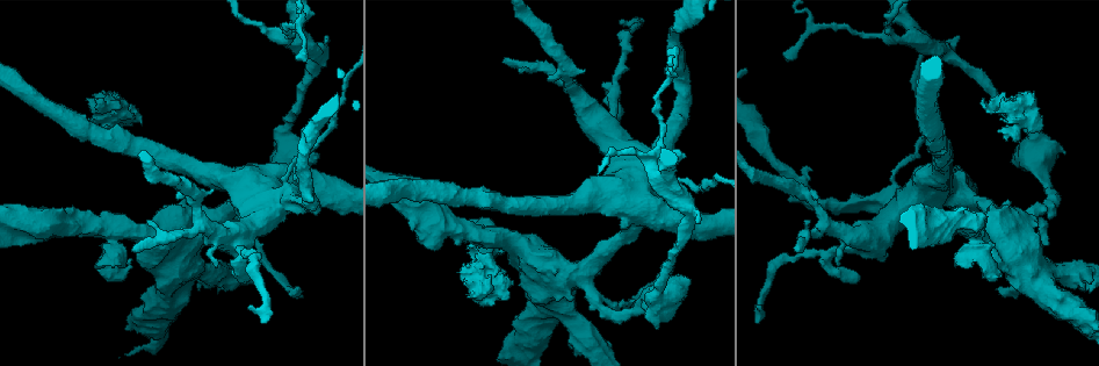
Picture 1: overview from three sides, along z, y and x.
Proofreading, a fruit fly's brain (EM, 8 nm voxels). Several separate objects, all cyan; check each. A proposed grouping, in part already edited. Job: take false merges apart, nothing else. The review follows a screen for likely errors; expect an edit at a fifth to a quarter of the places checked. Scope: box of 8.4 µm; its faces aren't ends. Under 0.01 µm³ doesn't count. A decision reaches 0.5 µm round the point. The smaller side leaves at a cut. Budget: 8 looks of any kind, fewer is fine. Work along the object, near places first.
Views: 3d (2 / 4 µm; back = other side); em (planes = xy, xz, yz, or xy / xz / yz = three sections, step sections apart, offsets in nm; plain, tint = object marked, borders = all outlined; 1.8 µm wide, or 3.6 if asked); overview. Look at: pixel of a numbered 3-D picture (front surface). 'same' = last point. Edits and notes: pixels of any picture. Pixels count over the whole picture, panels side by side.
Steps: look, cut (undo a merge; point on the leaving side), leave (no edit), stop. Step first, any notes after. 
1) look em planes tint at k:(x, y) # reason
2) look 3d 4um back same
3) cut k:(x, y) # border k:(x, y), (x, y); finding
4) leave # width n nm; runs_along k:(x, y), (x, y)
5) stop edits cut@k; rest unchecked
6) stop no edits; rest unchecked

look 3d 4um at 1:(955, 187) # thick turns thin

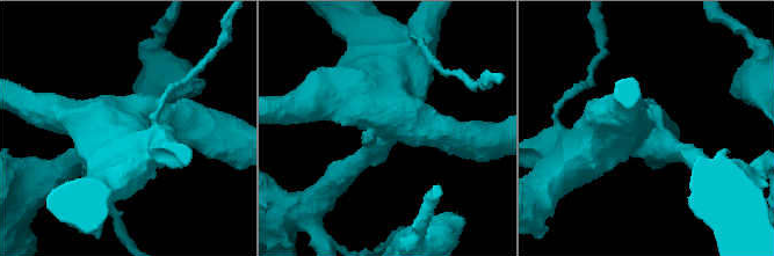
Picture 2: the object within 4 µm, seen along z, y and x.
look em 3.6um planes tint at 2:(643, 129)

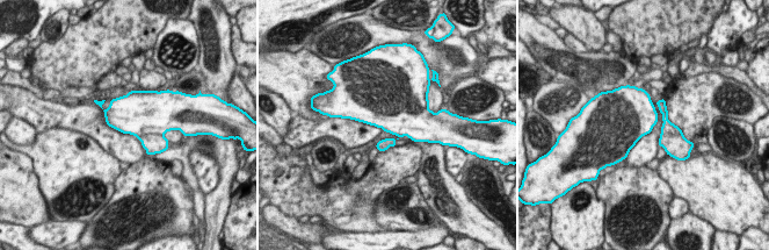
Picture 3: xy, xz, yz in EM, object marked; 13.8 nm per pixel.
cut 3:(145, 118) # border 3:(162, 135), (142, 135), (138, 137); a second neuron is stuck on

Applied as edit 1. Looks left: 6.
look overview # redraw

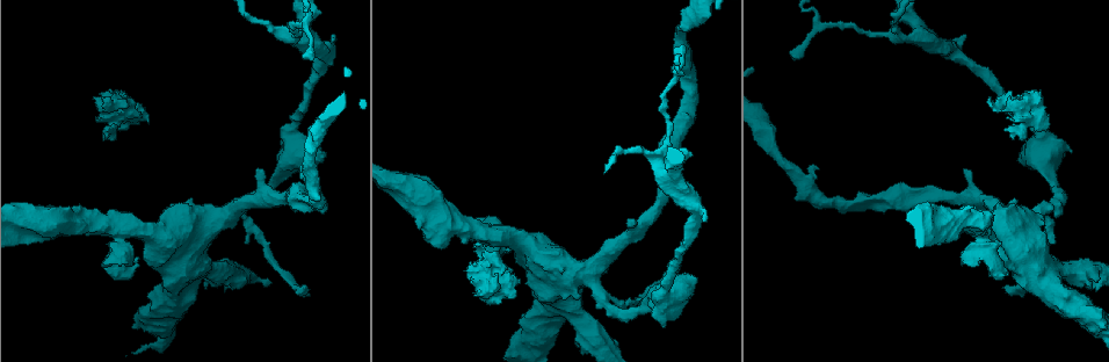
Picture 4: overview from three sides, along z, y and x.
look em planes plain at 4:(1044, 206) # side arm on a straight run

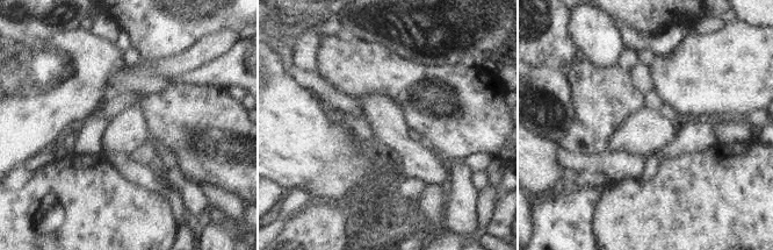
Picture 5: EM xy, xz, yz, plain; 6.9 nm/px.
look em planes tint same

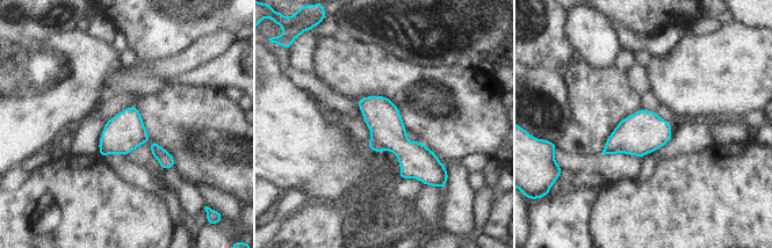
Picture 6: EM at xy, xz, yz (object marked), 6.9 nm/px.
leave # runs_along 6:(361, 102), (421, 163), (438, 167); all the same neuron

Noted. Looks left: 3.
look 3d 4um at 4:(117, 230) # abrupt turn

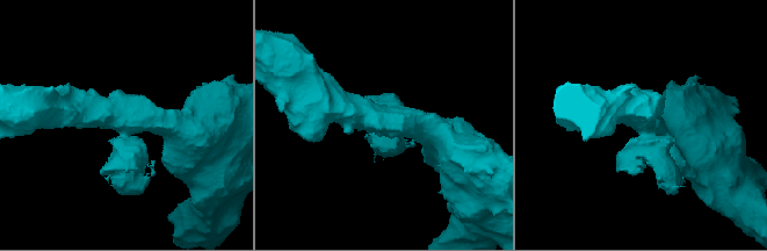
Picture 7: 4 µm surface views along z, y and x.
look em 3.6um planes tint at 7:(123, 114) # now the EM

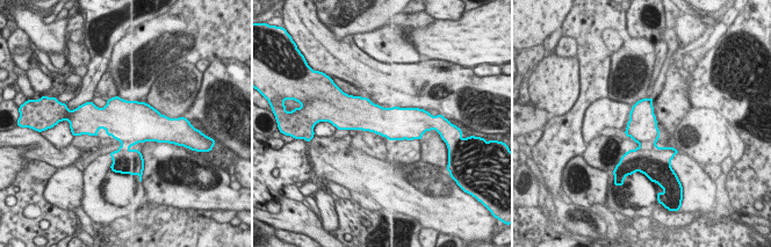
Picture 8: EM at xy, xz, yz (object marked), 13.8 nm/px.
cut 8:(650, 160) # border 8:(654, 143), (640, 146); a second neuron is stuck on

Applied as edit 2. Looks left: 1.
stop edits cut@3, cut@8; rest unchecked

